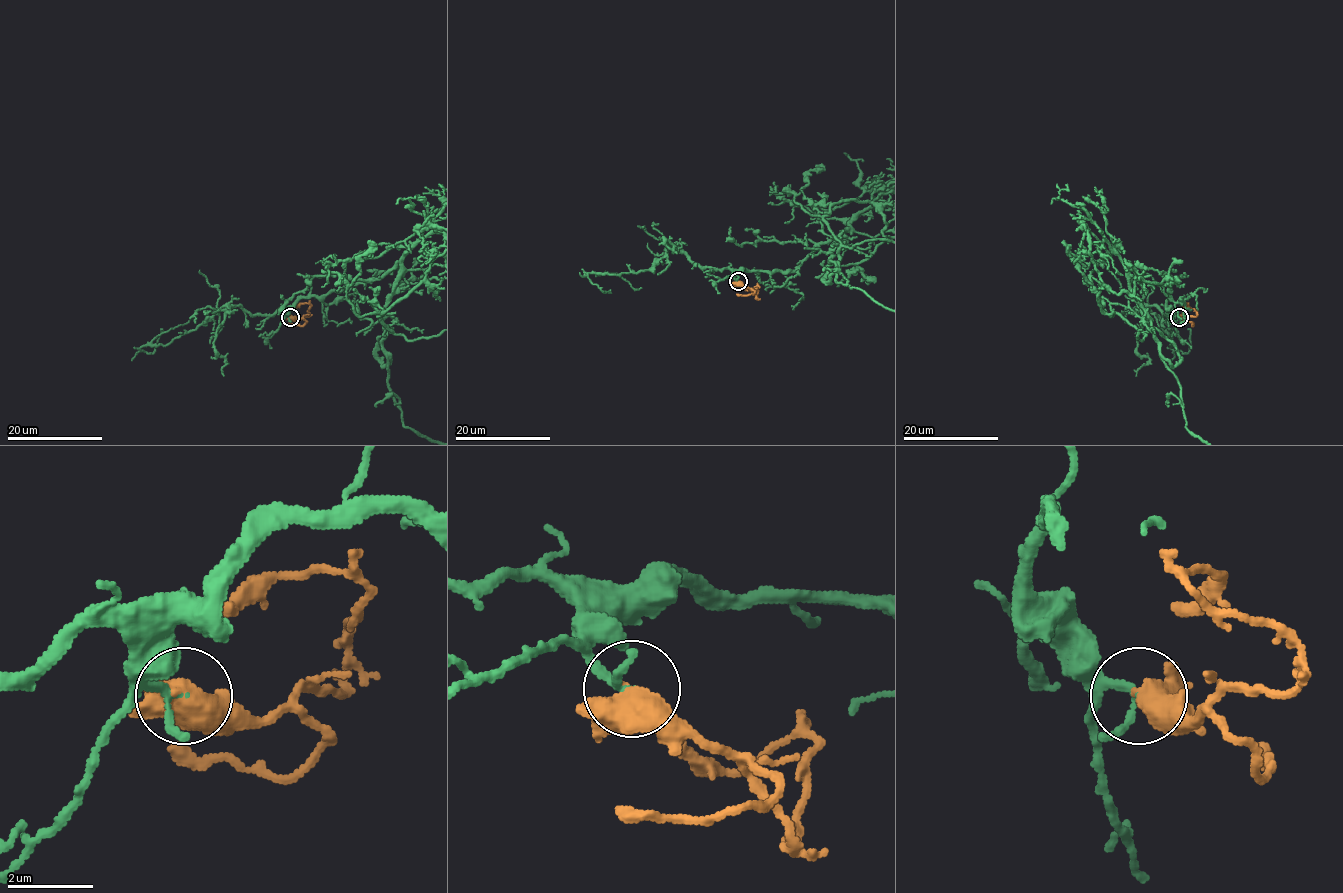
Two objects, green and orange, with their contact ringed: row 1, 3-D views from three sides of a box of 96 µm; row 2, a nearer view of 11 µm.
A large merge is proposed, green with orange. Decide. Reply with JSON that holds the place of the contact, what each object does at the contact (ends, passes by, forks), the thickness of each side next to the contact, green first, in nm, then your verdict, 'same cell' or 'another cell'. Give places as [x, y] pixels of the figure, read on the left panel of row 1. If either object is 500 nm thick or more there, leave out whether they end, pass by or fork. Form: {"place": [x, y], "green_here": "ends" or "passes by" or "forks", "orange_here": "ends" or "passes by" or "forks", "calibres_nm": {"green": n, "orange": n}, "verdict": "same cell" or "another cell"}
{"place": [290, 317], "green_here": "passes by", "orange_here": "forks", "calibres_nm": {"green": 140, "orange": 400}, "verdict": "same cell"}

